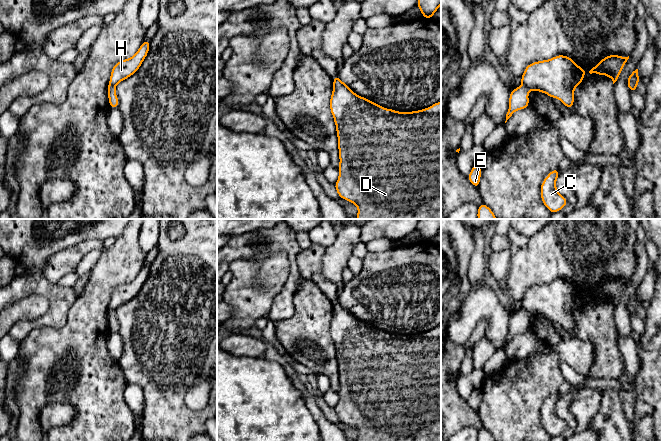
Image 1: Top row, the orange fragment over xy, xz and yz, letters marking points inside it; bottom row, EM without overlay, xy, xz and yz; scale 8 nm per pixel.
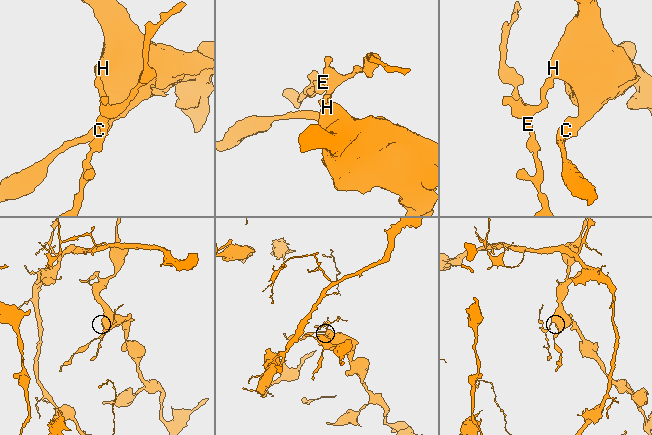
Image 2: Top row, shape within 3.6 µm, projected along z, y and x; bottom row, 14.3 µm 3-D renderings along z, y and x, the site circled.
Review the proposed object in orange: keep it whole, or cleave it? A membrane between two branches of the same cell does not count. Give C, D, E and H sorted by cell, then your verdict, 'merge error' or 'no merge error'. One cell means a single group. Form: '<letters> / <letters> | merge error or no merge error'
C D H / E | merge error

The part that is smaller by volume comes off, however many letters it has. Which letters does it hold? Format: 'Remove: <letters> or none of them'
Remove: E

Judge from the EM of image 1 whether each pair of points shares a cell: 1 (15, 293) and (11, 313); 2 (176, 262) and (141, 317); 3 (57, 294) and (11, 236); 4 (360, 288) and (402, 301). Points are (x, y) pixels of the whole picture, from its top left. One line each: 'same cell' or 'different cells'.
1: different cells
2: same cell
3: same cell
4: same cell

